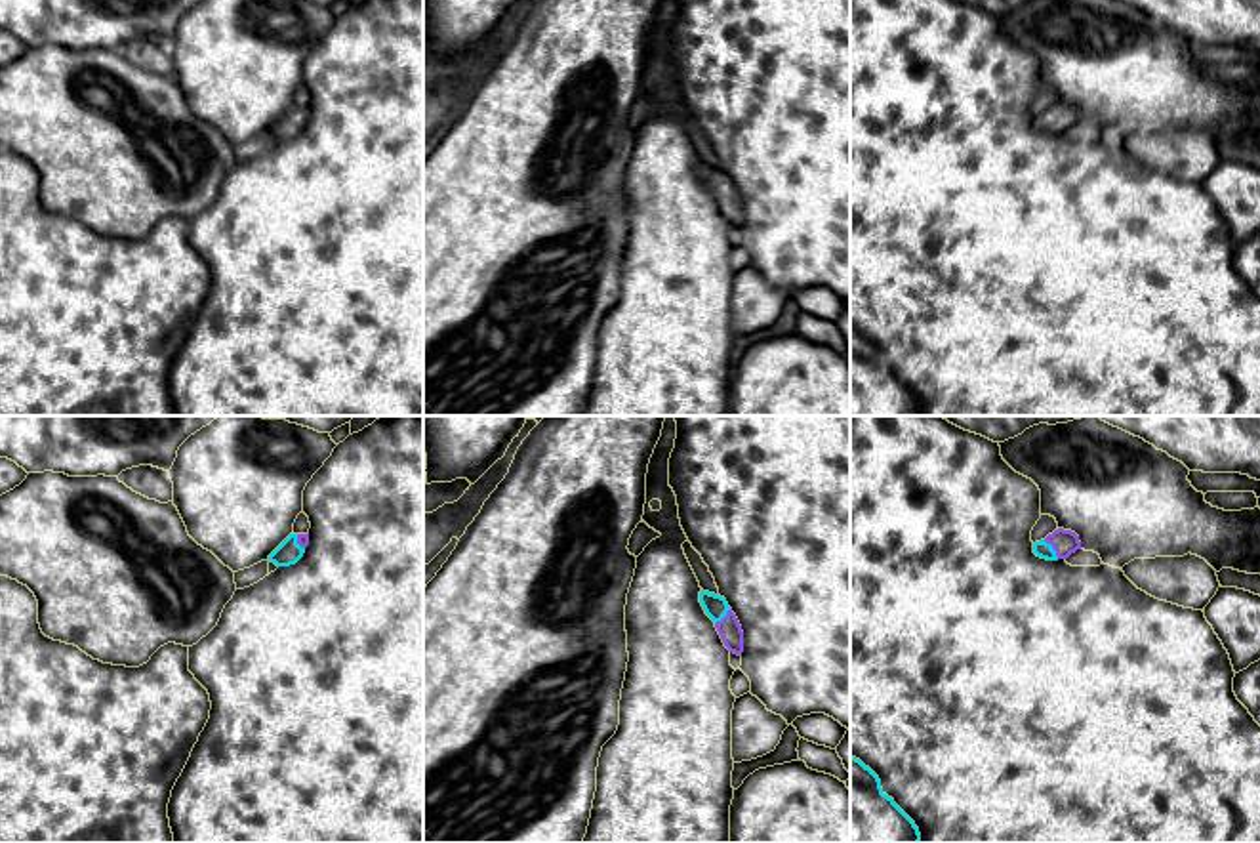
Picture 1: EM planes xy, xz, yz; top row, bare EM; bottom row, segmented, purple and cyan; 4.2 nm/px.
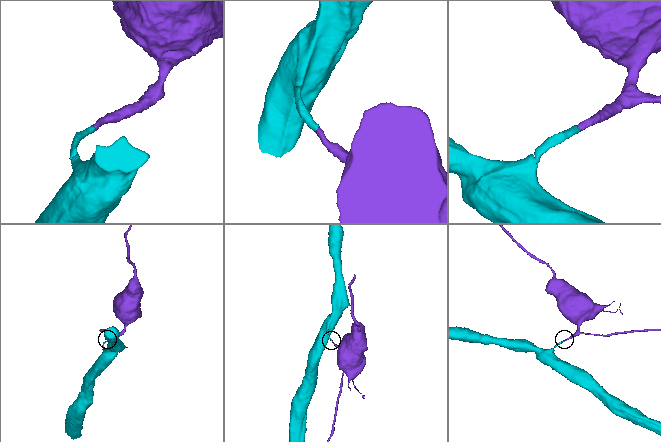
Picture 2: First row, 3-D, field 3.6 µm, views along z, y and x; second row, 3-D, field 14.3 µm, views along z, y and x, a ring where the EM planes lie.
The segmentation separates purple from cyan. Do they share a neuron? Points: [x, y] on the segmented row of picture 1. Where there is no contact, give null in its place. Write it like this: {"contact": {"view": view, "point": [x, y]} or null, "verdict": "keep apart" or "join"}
{"contact": {"view": "yz", "point": [1053, 548]}, "verdict": "join"}

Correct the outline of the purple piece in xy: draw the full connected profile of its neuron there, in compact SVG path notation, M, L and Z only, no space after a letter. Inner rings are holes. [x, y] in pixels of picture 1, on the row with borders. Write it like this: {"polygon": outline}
{"polygon": "M290 534L271 555L267 561L276 566L295 565L309 545L309 534Z"}

